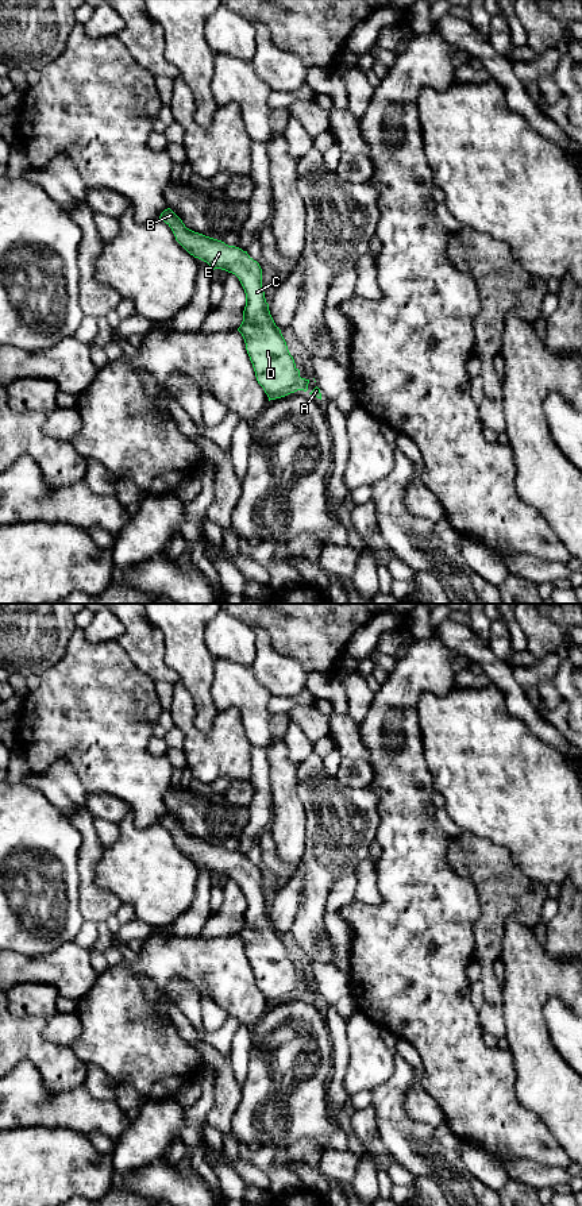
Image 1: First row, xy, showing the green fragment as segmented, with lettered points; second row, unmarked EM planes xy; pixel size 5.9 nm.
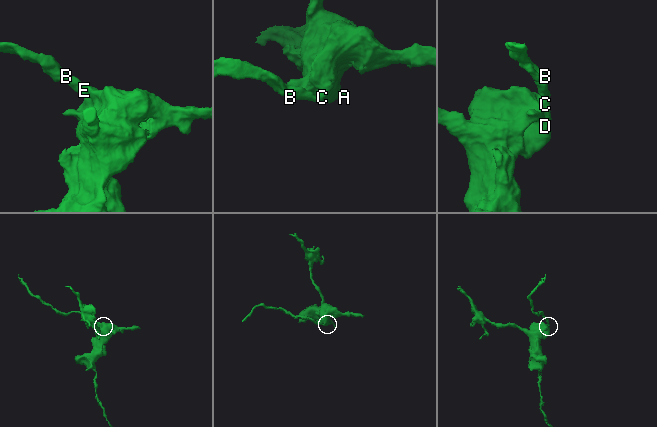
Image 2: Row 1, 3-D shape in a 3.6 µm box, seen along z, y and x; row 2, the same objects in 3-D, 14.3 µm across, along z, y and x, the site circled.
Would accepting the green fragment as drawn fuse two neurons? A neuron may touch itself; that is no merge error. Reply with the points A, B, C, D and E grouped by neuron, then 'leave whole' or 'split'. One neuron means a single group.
groups A B C D E; leave whole

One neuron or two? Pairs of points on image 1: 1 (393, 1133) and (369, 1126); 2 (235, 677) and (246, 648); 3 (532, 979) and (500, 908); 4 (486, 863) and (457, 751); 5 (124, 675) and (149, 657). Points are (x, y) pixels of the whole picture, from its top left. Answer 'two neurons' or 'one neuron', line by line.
1: two neurons
2: two neurons
3: two neurons
4: two neurons
5: two neurons

